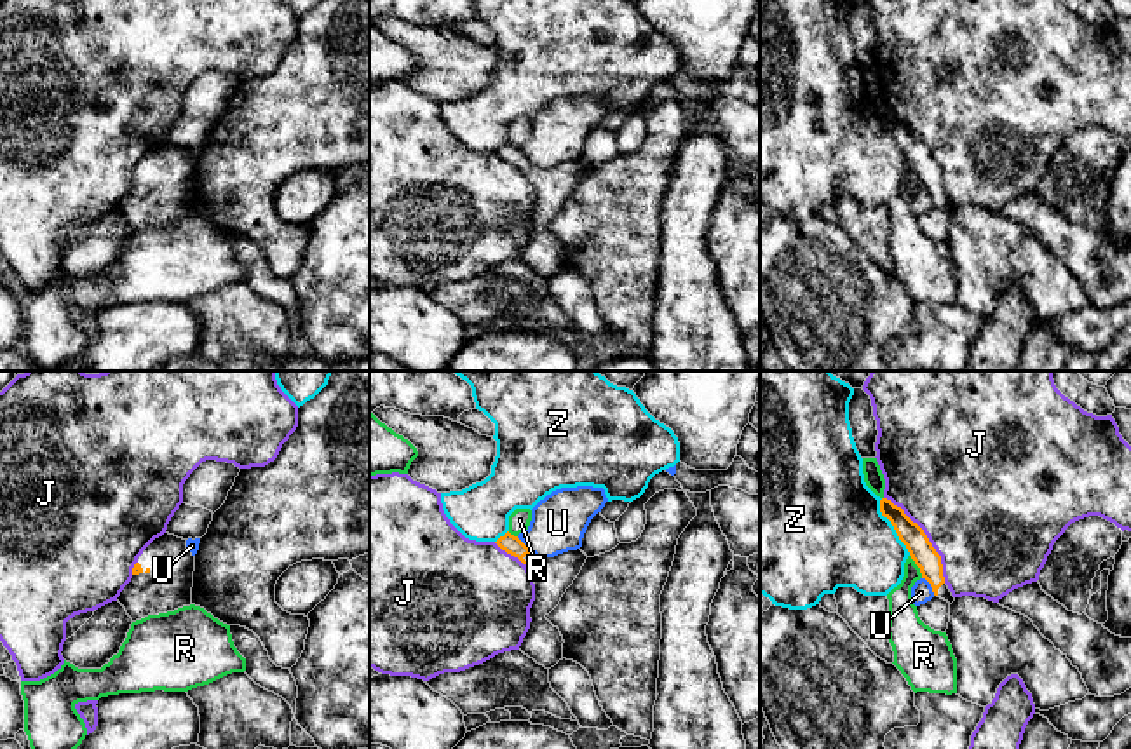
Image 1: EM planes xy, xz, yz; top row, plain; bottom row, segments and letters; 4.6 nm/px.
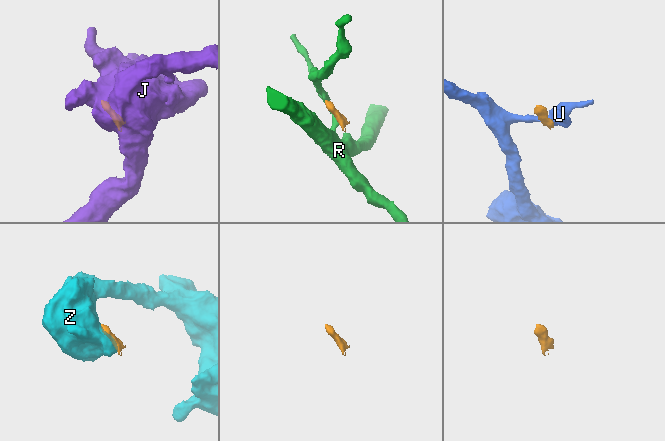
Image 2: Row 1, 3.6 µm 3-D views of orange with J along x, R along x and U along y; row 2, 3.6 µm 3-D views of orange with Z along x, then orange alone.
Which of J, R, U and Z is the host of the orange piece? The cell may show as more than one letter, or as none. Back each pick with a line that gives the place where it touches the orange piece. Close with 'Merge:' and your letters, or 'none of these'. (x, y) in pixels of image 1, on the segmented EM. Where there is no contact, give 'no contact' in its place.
Merge: none of these

